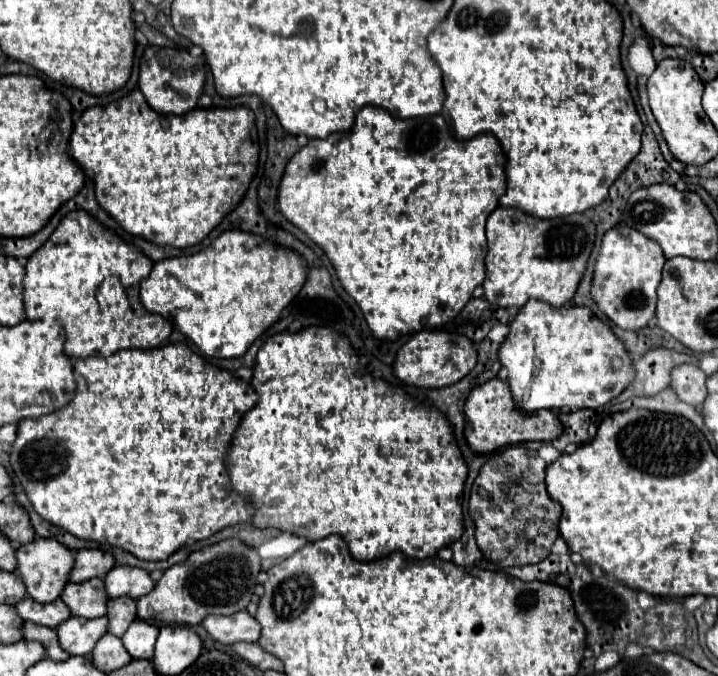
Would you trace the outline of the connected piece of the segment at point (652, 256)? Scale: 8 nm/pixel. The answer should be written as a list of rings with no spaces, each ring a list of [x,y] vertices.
[[[622,223],[612,227],[602,239],[600,255],[594,267],[592,297],[600,311],[622,329],[638,331],[646,327],[656,313],[656,289],[662,281],[664,263],[666,257],[654,239]]]

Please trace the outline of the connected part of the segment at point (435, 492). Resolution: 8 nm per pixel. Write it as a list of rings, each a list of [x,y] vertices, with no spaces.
[[[306,327],[304,331],[298,333],[282,331],[272,335],[258,351],[252,387],[256,389],[260,399],[254,405],[254,409],[250,409],[242,417],[242,423],[236,429],[232,445],[228,449],[226,463],[232,487],[238,493],[246,493],[256,507],[256,515],[252,519],[254,525],[276,527],[282,531],[308,537],[310,541],[318,541],[336,533],[344,537],[344,541],[350,547],[350,553],[356,559],[380,559],[382,555],[390,555],[392,551],[402,551],[414,559],[426,559],[434,557],[442,547],[448,547],[462,537],[464,533],[462,493],[464,493],[464,481],[468,477],[468,465],[454,439],[454,427],[450,427],[450,421],[446,419],[446,415],[442,415],[442,411],[436,411],[434,407],[416,401],[402,387],[394,387],[392,383],[376,379],[370,373],[366,373],[366,367],[360,365],[360,359],[346,335],[332,331],[330,327]]]

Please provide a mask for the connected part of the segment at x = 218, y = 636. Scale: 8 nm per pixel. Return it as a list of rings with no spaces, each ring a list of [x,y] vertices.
[[[238,611],[234,615],[208,615],[202,621],[202,627],[220,643],[232,645],[238,641],[258,641],[260,639],[260,623],[248,611]]]

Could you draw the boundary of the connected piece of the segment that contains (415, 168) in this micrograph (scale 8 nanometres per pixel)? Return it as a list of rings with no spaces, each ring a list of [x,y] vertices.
[[[364,107],[358,111],[354,125],[348,131],[340,131],[328,135],[326,139],[312,139],[306,147],[302,147],[286,165],[280,191],[278,191],[278,209],[280,213],[292,221],[298,229],[302,229],[314,243],[318,243],[326,255],[330,257],[336,273],[340,277],[342,287],[356,299],[360,305],[368,327],[378,339],[398,339],[402,335],[418,333],[422,327],[442,327],[452,321],[464,305],[470,301],[472,291],[482,285],[486,277],[486,219],[498,207],[498,199],[506,193],[506,155],[498,145],[498,139],[492,133],[480,133],[472,139],[456,139],[450,135],[446,121],[442,115],[426,115],[414,119],[396,119],[380,107]]]

